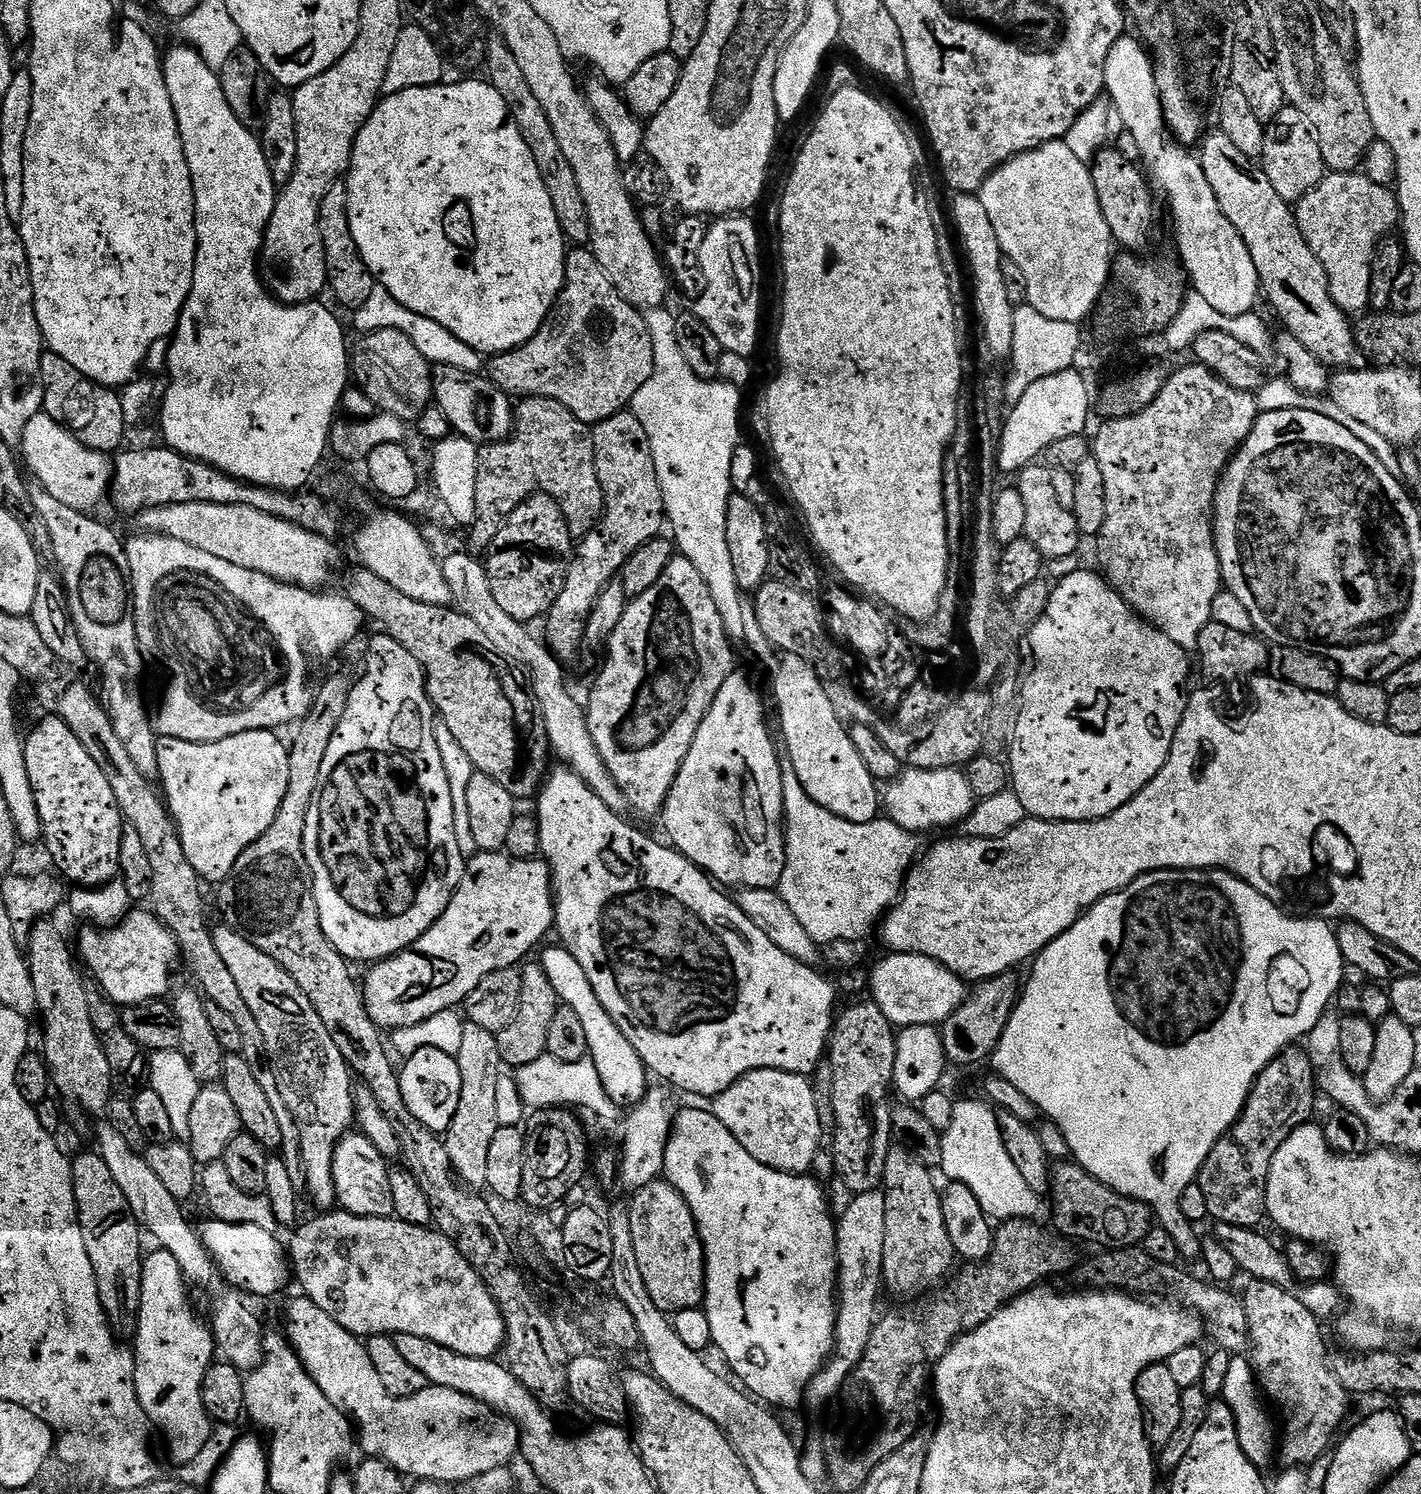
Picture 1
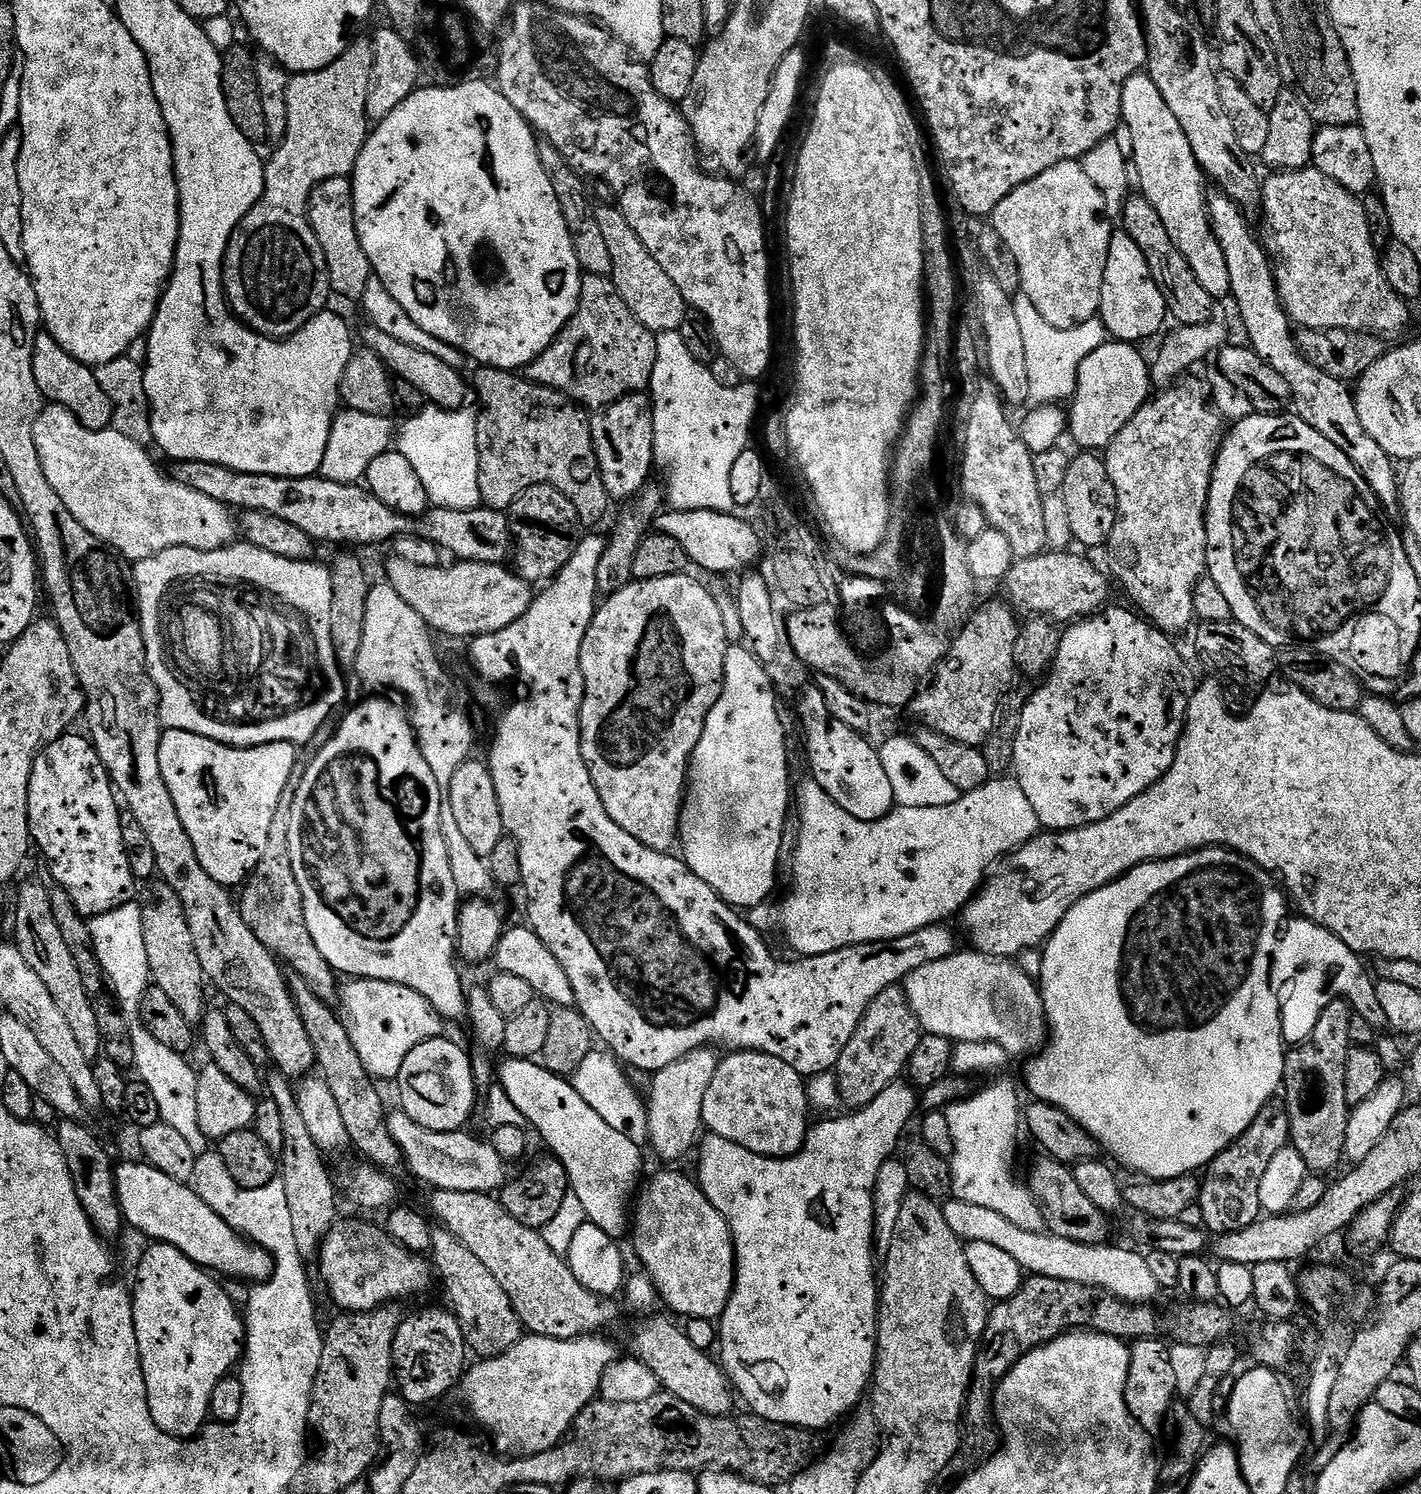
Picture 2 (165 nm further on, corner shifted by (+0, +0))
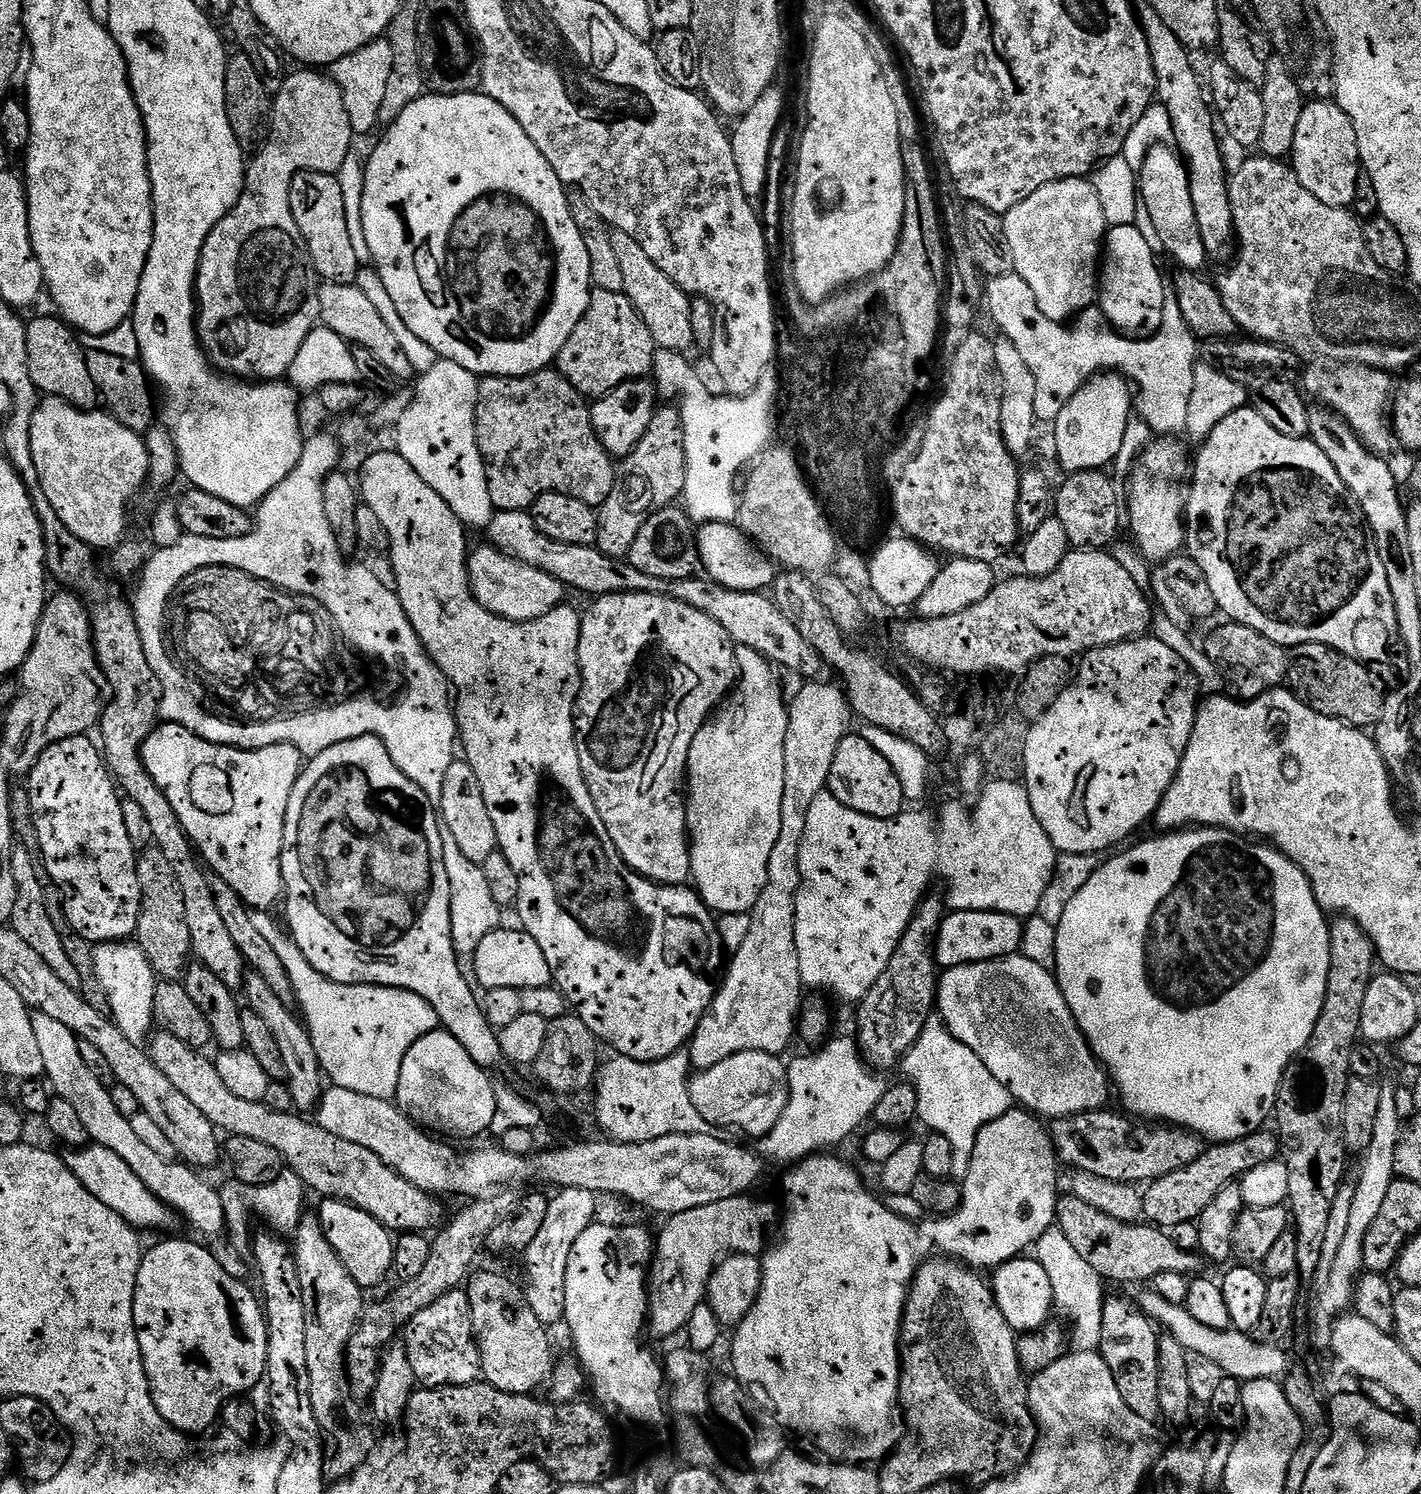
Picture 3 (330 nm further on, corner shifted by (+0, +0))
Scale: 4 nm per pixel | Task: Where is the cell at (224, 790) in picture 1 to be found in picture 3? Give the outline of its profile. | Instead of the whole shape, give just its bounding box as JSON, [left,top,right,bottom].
[140,723,302,910]

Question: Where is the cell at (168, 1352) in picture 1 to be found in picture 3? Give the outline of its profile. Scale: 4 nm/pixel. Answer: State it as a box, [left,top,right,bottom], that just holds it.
[134,1240,268,1434]

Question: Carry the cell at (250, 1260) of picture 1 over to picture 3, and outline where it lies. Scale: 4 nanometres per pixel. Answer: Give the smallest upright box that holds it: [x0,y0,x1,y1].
[62,1142,178,1230]

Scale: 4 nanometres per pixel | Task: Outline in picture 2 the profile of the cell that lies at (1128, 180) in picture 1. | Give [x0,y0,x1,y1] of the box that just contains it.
[1122,194,1214,325]

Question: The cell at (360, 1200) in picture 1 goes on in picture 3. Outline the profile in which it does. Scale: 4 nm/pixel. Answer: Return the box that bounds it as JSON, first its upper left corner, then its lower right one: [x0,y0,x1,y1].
[242,975,326,1113]

